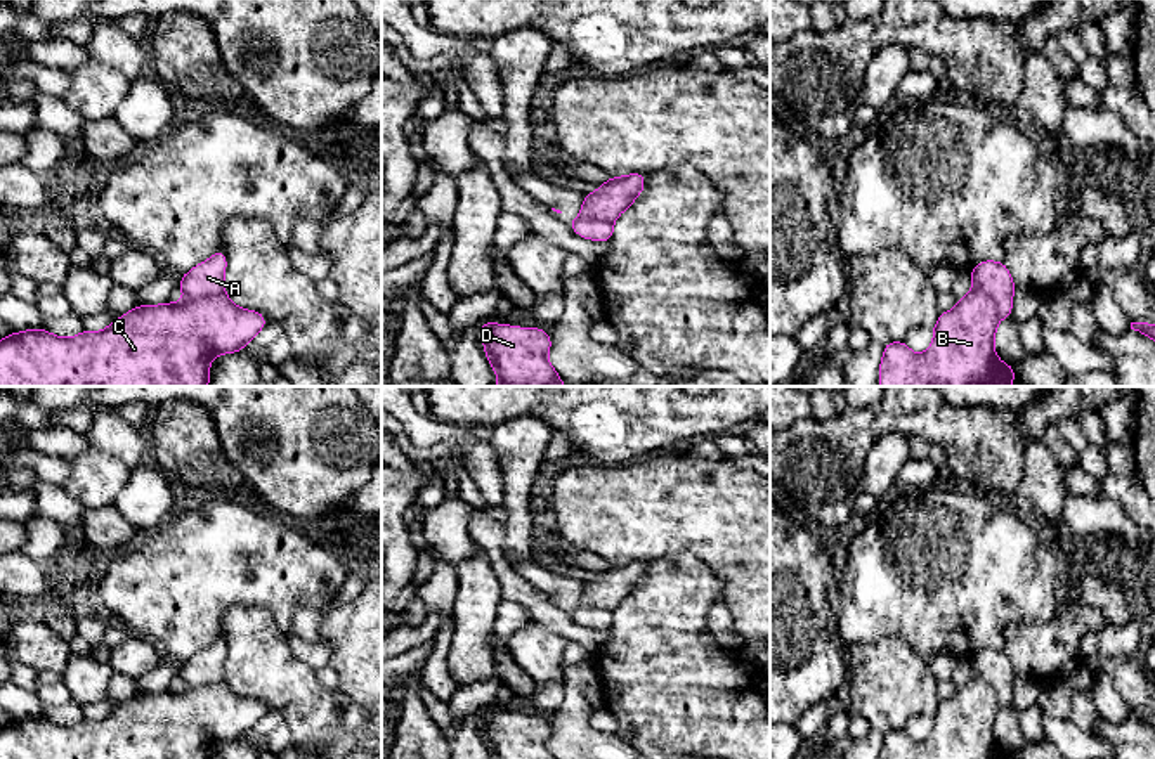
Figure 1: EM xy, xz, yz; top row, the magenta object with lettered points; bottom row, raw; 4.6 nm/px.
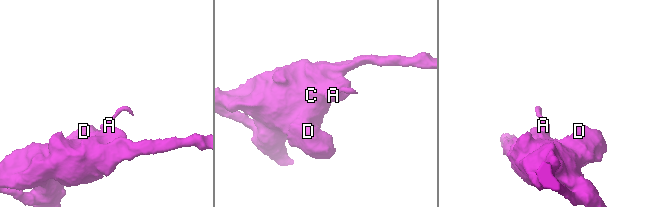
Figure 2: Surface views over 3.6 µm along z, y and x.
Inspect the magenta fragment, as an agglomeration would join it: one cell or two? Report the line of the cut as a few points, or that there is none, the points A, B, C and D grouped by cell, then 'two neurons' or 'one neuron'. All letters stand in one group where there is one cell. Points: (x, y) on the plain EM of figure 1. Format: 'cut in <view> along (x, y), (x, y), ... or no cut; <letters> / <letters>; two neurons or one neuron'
cut in yz along (973, 673), (994, 690), (999, 706); A / B C D; two neurons

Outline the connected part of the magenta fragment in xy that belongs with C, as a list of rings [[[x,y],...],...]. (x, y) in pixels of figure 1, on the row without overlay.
[[[217,684],[160,693],[139,693],[102,719],[71,726],[43,716],[10,721],[0,728],[0,759],[210,759],[212,747],[243,738],[267,712],[257,698]]]

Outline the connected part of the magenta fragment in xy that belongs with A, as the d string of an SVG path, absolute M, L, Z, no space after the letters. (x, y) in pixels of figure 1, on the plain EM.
M219 638L213 645L198 652L187 662L180 664L180 681L186 684L187 690L224 681L225 655L225 641Z

